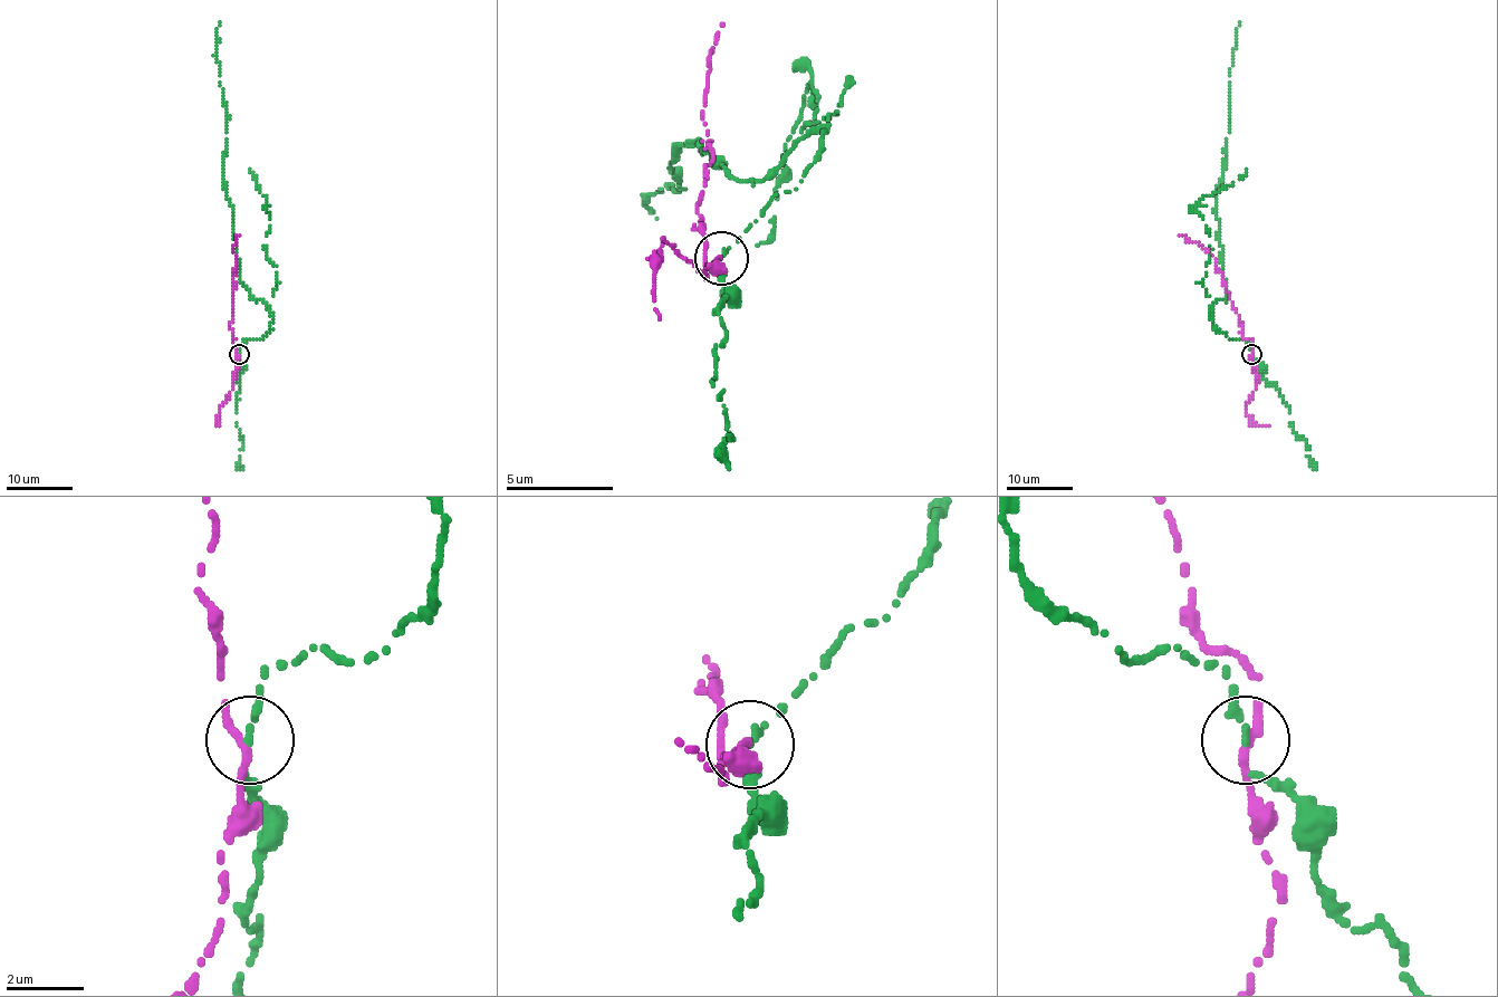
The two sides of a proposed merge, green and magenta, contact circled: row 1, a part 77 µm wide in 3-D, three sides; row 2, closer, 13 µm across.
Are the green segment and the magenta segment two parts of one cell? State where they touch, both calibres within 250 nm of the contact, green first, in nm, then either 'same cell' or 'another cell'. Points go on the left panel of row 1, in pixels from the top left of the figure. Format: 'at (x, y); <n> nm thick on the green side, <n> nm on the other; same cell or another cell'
at (239, 354); 140 nm thick on the green side, 220 nm on the other; another cell

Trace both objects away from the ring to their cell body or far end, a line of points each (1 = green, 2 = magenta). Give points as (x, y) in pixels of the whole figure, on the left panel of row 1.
1: (239, 353), (243, 339), (270, 329), (272, 312), (240, 281), (223, 178), (219, 22)
2: (239, 355), (230, 323), (233, 318), (233, 245), (240, 237)

